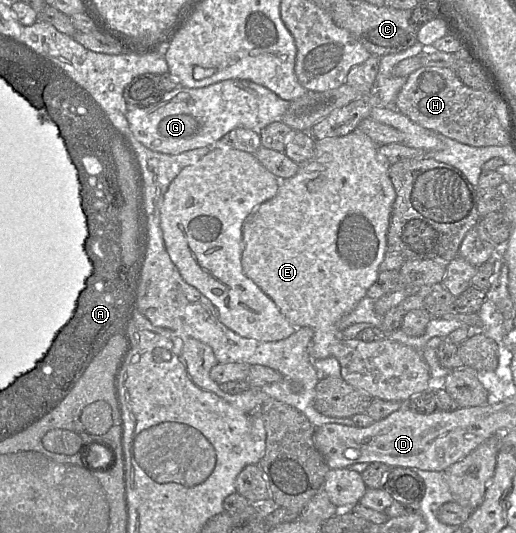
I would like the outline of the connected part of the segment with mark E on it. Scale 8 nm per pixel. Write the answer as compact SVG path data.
M353 131L345 136L315 140L312 157L298 165L298 172L293 177L281 180L276 195L255 207L245 219L242 227L241 265L244 274L274 301L292 325L295 327L307 326L313 330L313 337L309 344L309 355L313 360L318 360L331 356L333 346L343 340L342 331L339 329L340 320L354 309L358 302L365 297L368 288L377 281L379 265L383 261L387 249L387 230L396 194L389 177L390 164L379 153L378 145L359 131Z

